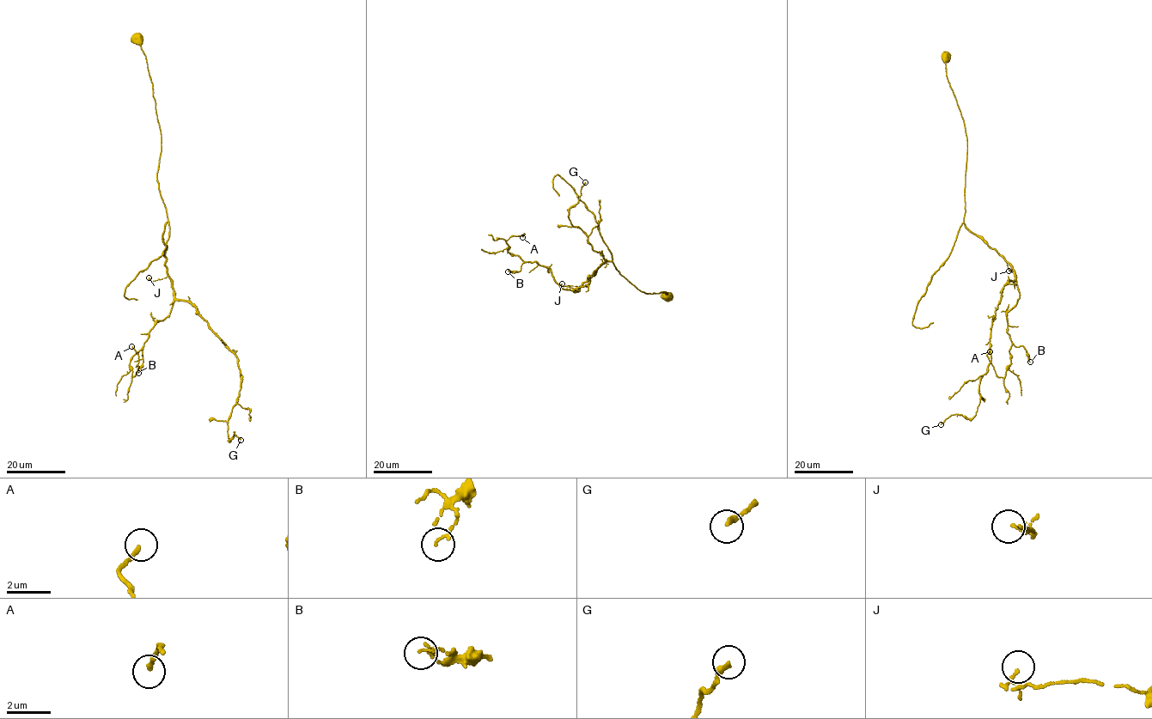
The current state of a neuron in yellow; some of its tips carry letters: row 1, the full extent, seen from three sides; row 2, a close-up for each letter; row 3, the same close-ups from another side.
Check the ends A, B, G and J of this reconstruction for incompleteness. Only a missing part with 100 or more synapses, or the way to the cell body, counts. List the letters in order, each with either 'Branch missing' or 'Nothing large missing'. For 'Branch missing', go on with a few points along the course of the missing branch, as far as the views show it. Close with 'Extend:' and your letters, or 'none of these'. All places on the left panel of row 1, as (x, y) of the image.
A: Nothing large missing
B: Nothing large missing
G: Nothing large missing
J: Nothing large missing
Extend: none of these

